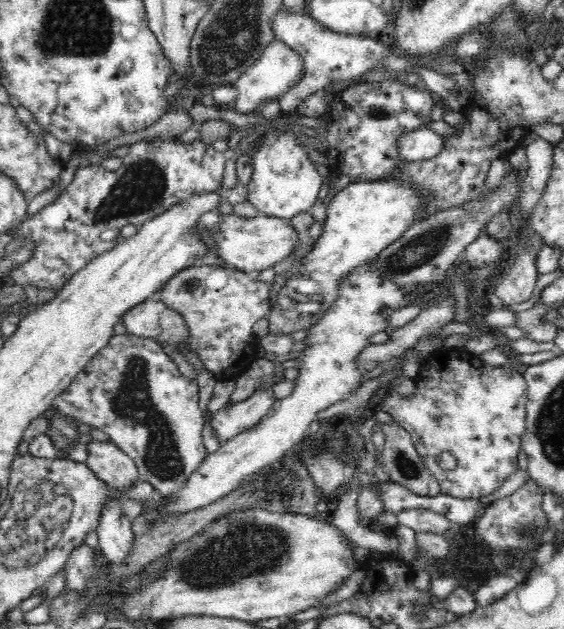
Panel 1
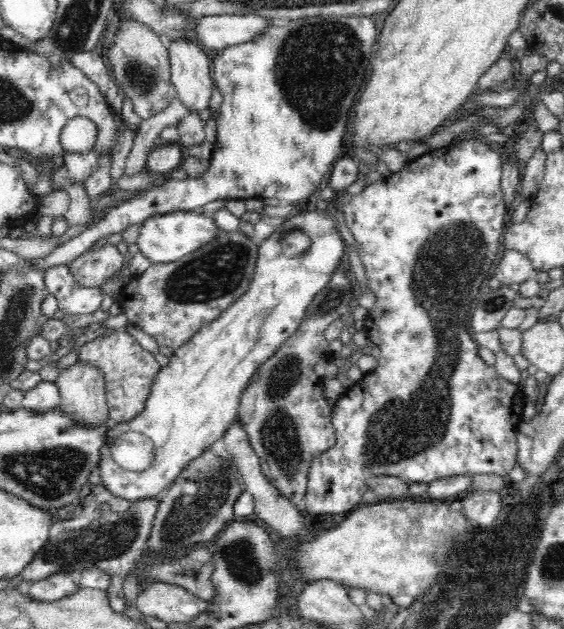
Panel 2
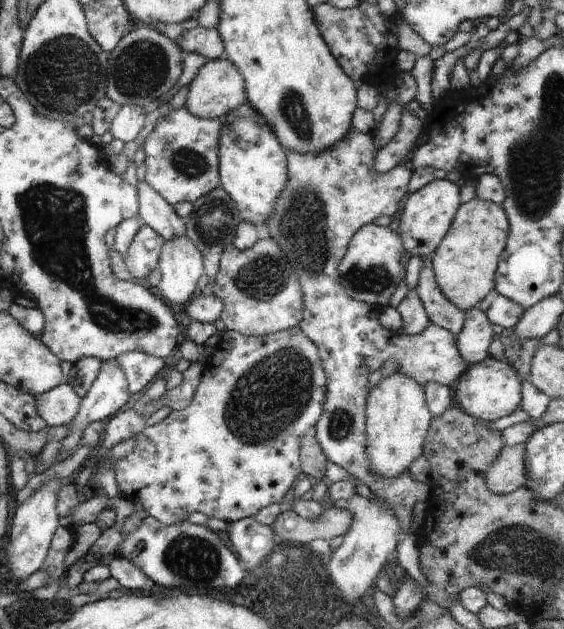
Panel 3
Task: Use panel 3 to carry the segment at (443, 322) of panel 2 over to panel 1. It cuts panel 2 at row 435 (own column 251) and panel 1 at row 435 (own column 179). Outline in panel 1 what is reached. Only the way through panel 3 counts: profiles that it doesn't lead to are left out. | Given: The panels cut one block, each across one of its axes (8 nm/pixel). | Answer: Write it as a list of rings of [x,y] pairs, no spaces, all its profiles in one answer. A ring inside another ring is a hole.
[[[446,347],[448,360],[434,362],[424,368],[422,375],[414,378],[416,393],[411,398],[404,398],[398,393],[391,393],[381,404],[381,410],[394,418],[395,422],[406,429],[417,448],[422,464],[438,479],[441,493],[456,498],[482,498],[496,492],[506,478],[514,474],[518,467],[522,436],[526,430],[526,406],[528,402],[526,382],[523,374],[509,367],[486,364],[478,355],[468,353],[461,347]],[[449,452],[456,456],[457,465],[453,470],[443,470],[438,465],[438,454]]]

